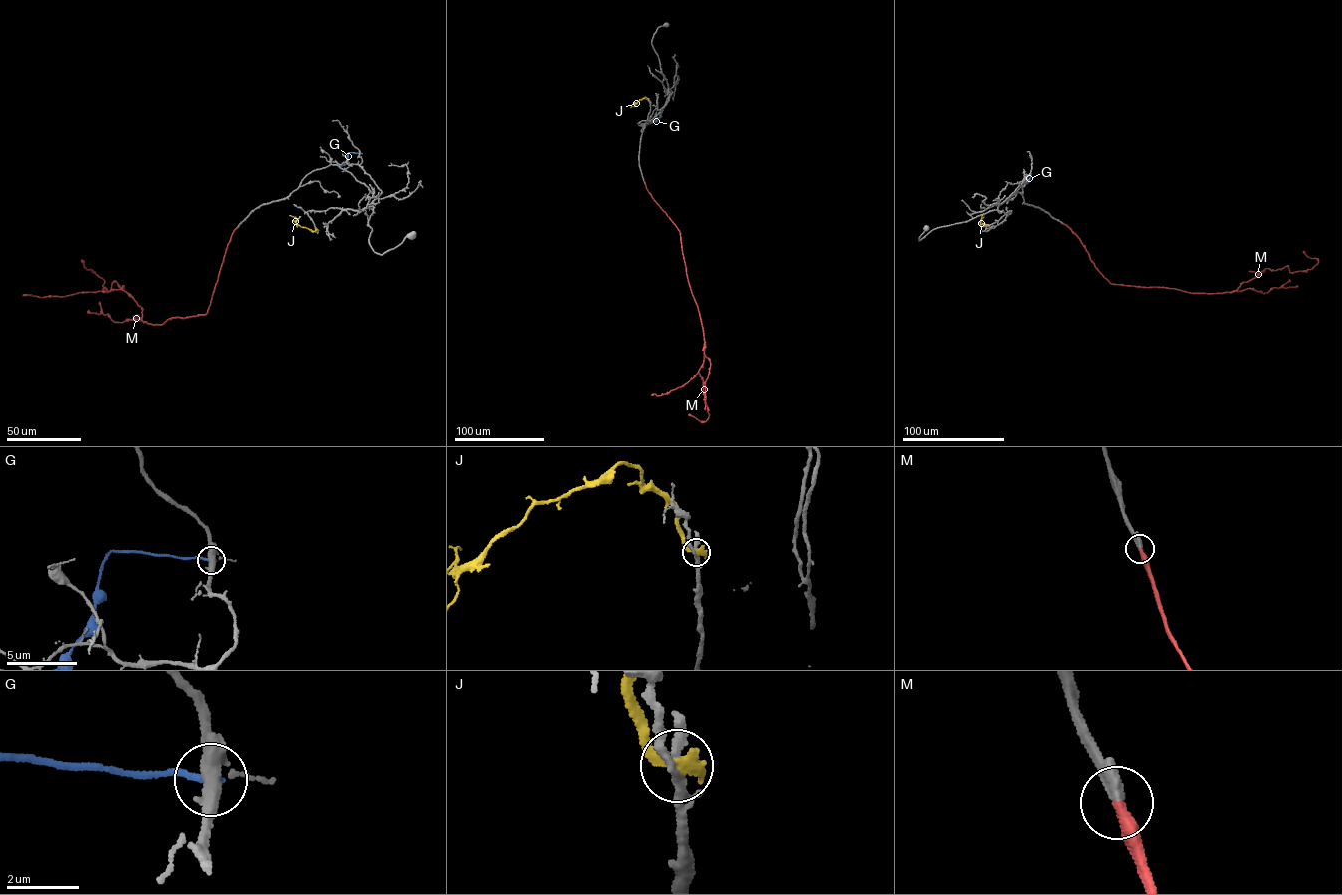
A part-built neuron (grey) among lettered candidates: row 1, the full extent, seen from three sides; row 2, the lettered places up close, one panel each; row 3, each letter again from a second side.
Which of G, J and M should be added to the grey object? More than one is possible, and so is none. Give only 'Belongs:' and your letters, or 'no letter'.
Belongs: M

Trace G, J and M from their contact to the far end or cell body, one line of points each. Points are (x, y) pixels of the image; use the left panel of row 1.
G: (359, 153), (348, 153), (346, 160), (339, 167)
J: (317, 231), (301, 227), (296, 223), (297, 218), (289, 215)
M: (238, 226), (207, 313), (162, 325), (142, 321), (141, 307), (123, 286), (114, 282), (107, 291), (81, 259)

